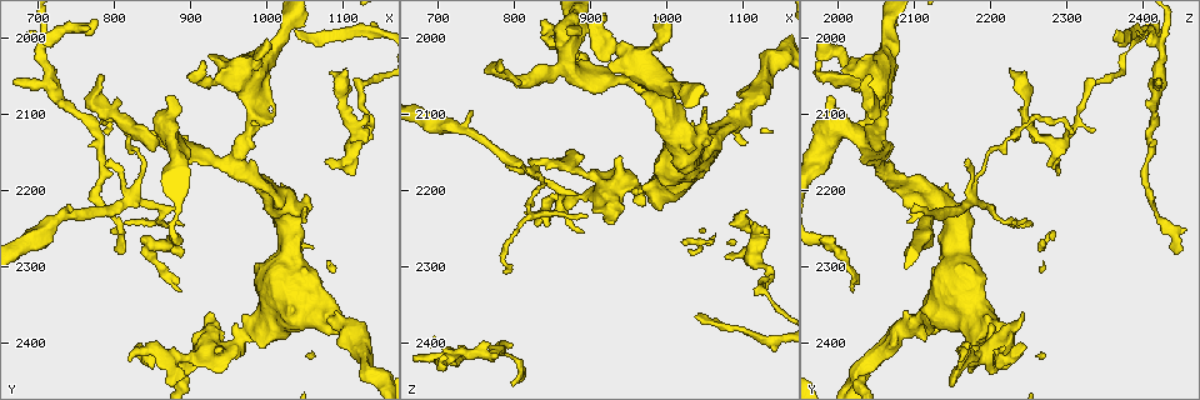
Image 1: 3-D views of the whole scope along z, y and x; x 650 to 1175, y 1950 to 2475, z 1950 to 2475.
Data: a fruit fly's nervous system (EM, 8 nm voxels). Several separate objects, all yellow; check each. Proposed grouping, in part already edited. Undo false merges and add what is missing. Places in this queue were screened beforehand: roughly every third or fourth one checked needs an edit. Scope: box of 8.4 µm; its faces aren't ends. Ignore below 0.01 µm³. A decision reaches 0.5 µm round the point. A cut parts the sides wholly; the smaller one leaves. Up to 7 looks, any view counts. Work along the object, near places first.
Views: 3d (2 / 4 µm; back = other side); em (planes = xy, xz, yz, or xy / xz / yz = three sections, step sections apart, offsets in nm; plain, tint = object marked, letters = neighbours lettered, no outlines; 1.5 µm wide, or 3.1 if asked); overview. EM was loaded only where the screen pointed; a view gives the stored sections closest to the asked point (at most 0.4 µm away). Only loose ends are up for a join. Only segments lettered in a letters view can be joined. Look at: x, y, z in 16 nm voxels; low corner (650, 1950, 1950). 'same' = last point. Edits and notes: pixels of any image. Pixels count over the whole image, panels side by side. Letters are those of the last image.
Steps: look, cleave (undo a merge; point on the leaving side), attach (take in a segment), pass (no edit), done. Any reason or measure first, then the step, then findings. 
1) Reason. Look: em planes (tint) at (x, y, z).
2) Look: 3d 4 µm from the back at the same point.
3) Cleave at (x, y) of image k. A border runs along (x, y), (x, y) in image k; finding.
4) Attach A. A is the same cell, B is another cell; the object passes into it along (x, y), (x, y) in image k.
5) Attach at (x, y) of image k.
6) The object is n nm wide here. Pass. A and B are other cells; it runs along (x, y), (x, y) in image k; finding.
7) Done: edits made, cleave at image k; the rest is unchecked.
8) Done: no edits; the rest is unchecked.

Branch stops here. Look: 3d 2 µm at (835, 2400, 2245).

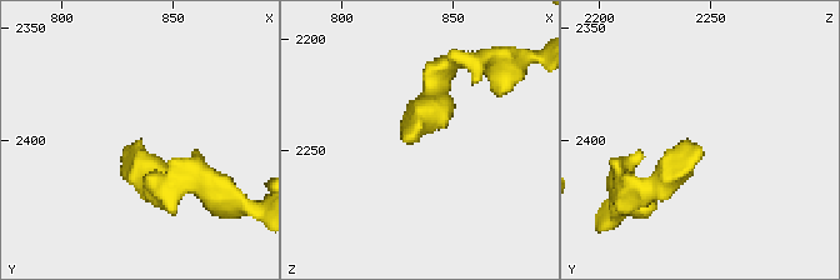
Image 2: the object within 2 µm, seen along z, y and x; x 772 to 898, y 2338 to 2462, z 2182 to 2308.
Shape alone is not enough. Look: em planes (letters) at (835, 2404, 2245).

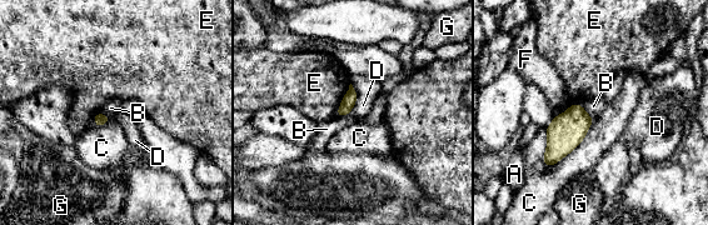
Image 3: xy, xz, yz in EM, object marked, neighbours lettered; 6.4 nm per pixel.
Pass. A, B, C, D, E, F and G are other cells; a border runs along (358, 98), (352, 109) in image 3; no lettered segment goes on from it.

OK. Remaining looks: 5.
Arms part here. Look: em planes (tint) at (825, 2210, 2175).

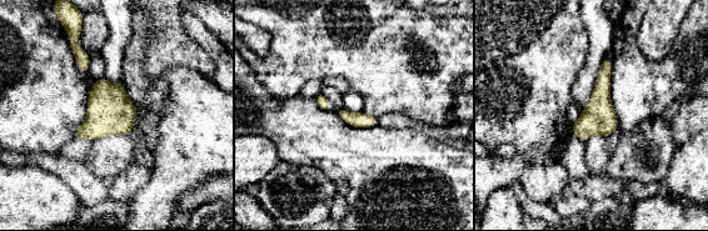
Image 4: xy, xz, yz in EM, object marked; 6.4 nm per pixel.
Look: em planes (letters) at the same point.

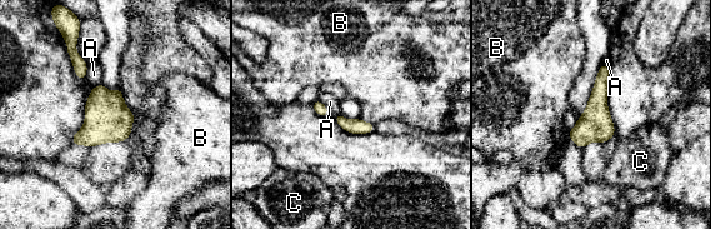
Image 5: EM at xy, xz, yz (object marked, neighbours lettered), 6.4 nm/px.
Pass. A, B and C are other cells; a border runs along (119, 86), (125, 105), (134, 115) in image 5; continuous, no second neuron.

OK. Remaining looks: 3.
An open end. Look: em xy step 4 (tint) at (785, 2130, 2305).

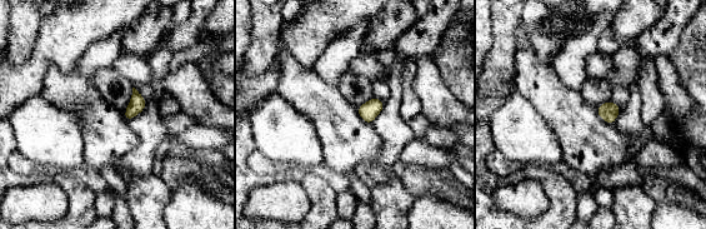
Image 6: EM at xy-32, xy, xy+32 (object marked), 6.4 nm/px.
What lies round it. Look: em xy step 4 (letters) at the same point.

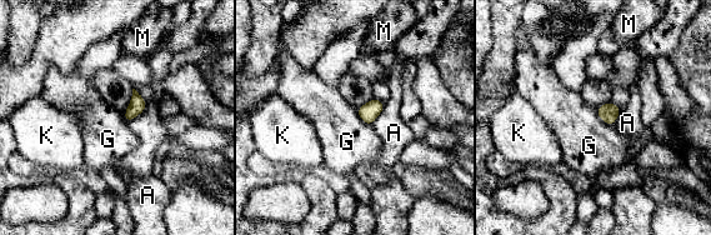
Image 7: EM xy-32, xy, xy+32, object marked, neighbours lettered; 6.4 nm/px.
The object is 80 nm wide here. Pass. A, G, K and M are other cells; a border runs along (595, 110), (604, 121), (612, 126) in image 7; no lettered segment goes on from it.

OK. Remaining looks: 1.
Done: no edits; the rest is unchecked.

